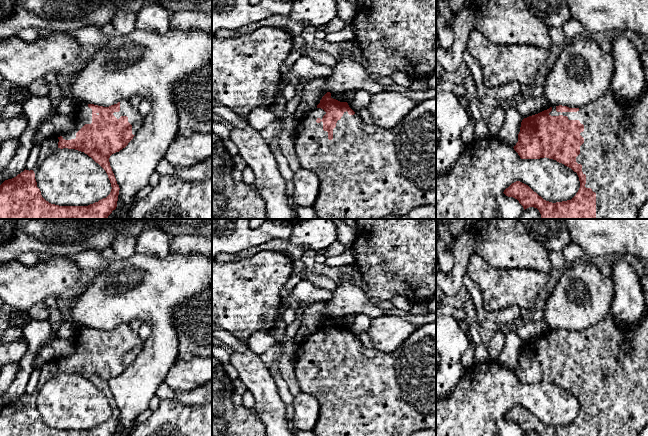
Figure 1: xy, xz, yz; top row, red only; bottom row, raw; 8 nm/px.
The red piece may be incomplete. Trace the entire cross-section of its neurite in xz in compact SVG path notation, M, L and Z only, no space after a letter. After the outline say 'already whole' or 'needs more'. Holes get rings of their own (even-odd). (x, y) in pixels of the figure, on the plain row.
M327 316L315 333L308 336L296 352L295 377L302 392L317 398L321 411L313 428L315 436L409 436L422 429L436 429L436 322L418 327L400 347L391 353L369 349L355 337L347 326L340 326Z; needs more

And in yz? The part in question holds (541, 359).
M648 308L643 318L630 330L622 330L610 313L598 324L584 331L552 330L524 342L521 346L518 366L513 372L521 383L546 381L556 384L576 396L580 405L580 412L571 424L556 427L544 424L520 405L512 407L503 417L517 423L524 434L534 431L539 436L639 436L648 424ZM622 341L629 344L629 354L622 350L620 346Z; needs more

